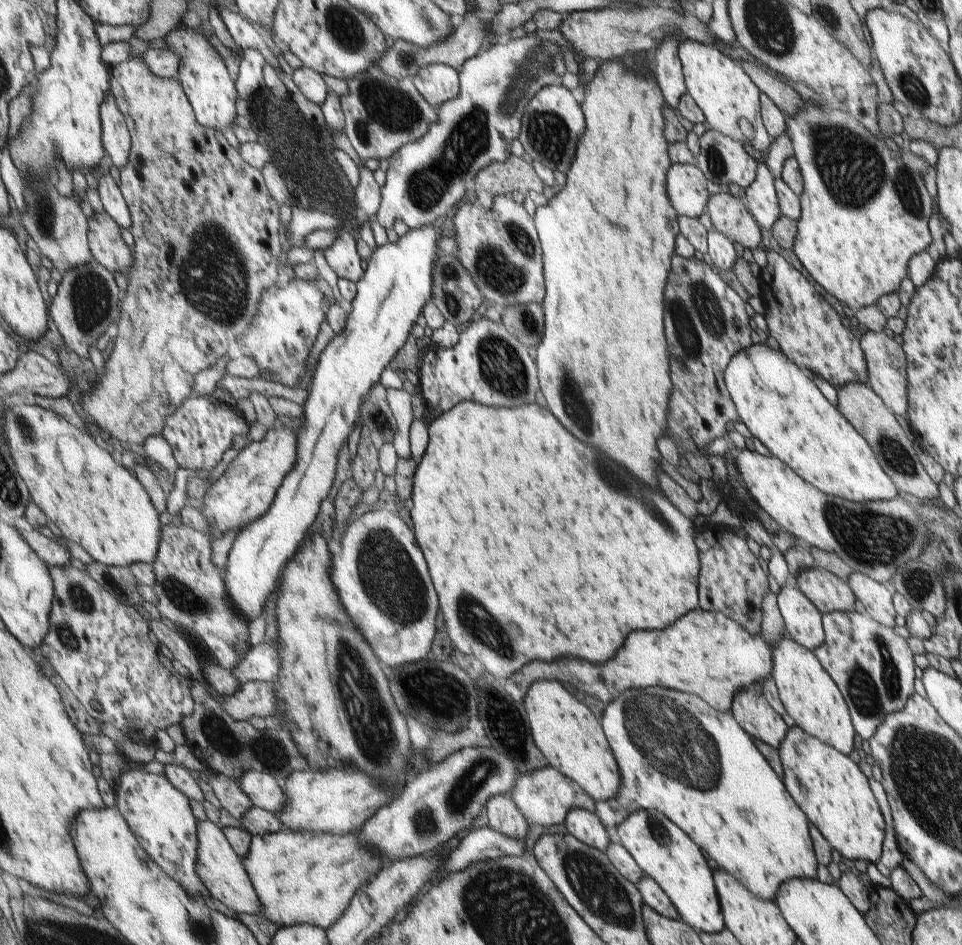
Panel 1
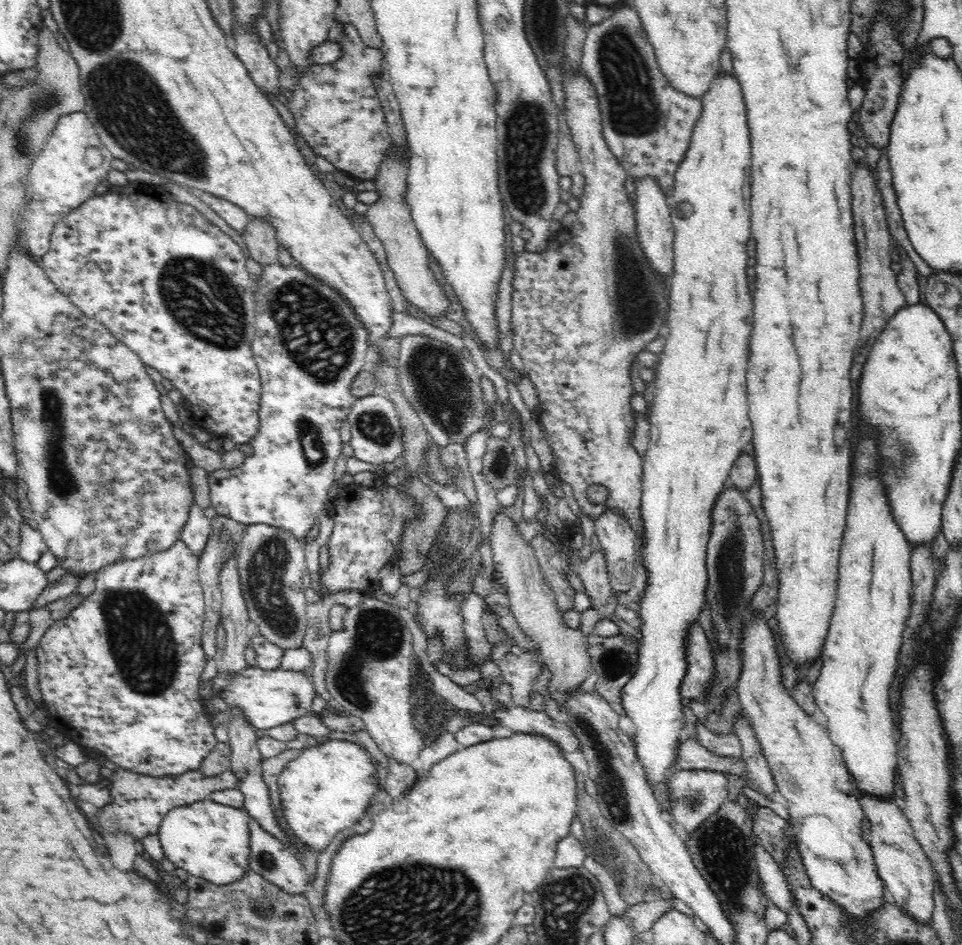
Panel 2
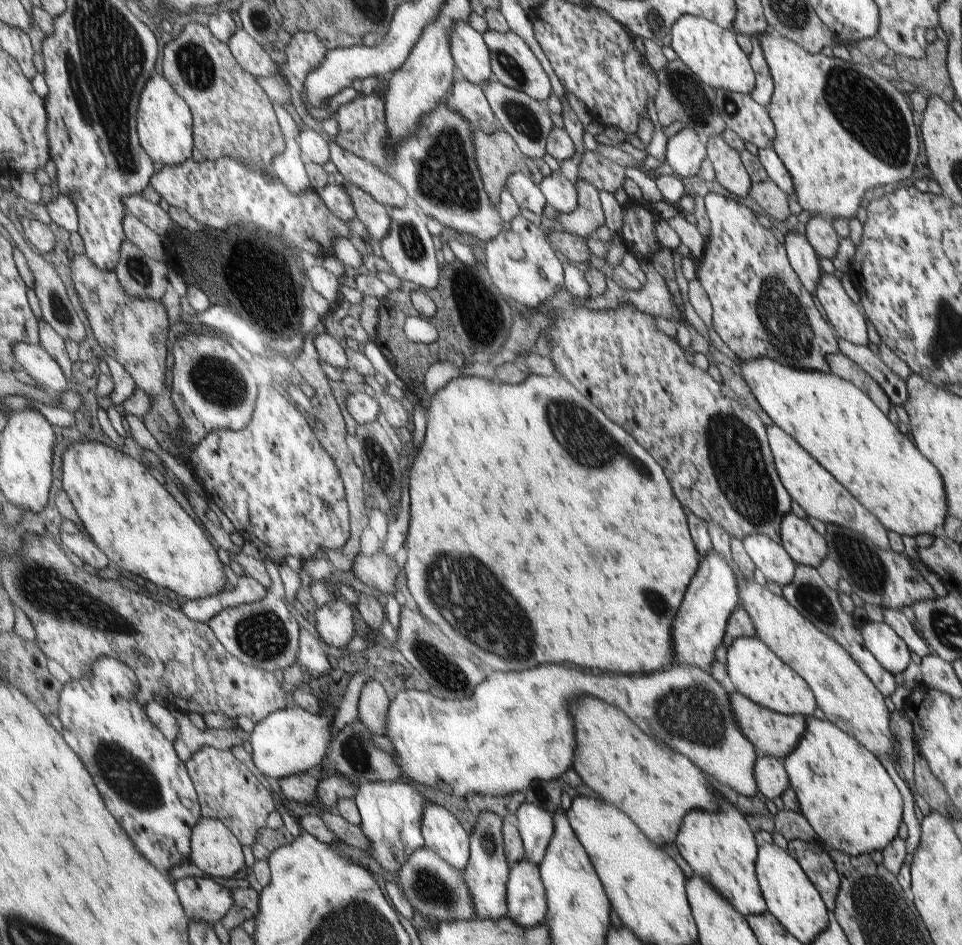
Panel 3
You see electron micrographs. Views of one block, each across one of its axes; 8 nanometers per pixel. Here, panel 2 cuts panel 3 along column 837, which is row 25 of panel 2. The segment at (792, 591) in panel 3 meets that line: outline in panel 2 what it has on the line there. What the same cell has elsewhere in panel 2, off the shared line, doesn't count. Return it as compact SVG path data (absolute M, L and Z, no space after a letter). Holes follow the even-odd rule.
M630 5L618 10L606 24L594 26L588 31L588 40L583 41L582 66L594 86L602 113L603 136L618 162L629 178L654 177L666 197L672 197L678 166L688 156L692 146L694 132L704 116L704 104L700 98L694 98L673 86L658 64L656 48L647 42L644 23Z

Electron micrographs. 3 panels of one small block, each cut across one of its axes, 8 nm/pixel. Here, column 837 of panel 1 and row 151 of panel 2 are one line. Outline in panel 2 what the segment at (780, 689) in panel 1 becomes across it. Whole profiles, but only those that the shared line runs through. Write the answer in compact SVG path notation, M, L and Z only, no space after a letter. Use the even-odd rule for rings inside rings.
M718 78L716 82L712 80L710 90L706 92L706 96L702 98L704 104L704 116L700 118L694 132L692 146L688 150L688 156L684 158L684 162L678 166L676 172L676 184L674 184L674 192L672 197L667 198L667 204L672 213L672 223L674 223L674 255L676 255L676 268L672 274L672 310L668 310L666 315L666 326L670 331L670 336L665 338L665 344L660 356L660 374L656 380L656 400L654 400L654 416L650 419L650 446L648 452L642 455L642 502L641 502L641 520L644 532L645 546L641 550L641 562L639 566L645 579L647 580L646 591L643 592L640 599L640 619L642 625L639 629L641 638L638 648L638 662L633 678L624 686L622 690L622 704L625 708L631 735L635 742L637 757L645 770L647 781L651 786L656 788L661 801L668 801L670 785L668 780L672 778L678 768L678 760L680 760L680 742L686 738L686 713L684 713L684 697L682 696L682 686L686 681L687 658L685 654L685 640L687 632L690 628L700 623L700 614L703 612L703 592L706 588L706 580L708 573L706 572L706 548L708 546L707 538L709 537L709 529L711 528L711 506L715 504L717 496L721 490L730 483L730 474L734 464L738 462L738 458L748 453L752 447L752 438L754 438L754 425L750 419L750 407L748 407L748 368L750 368L750 342L752 332L754 332L754 296L752 296L752 288L750 288L750 255L752 245L750 245L750 148L751 137L749 125L746 123L746 106L742 97L741 87L736 78Z

